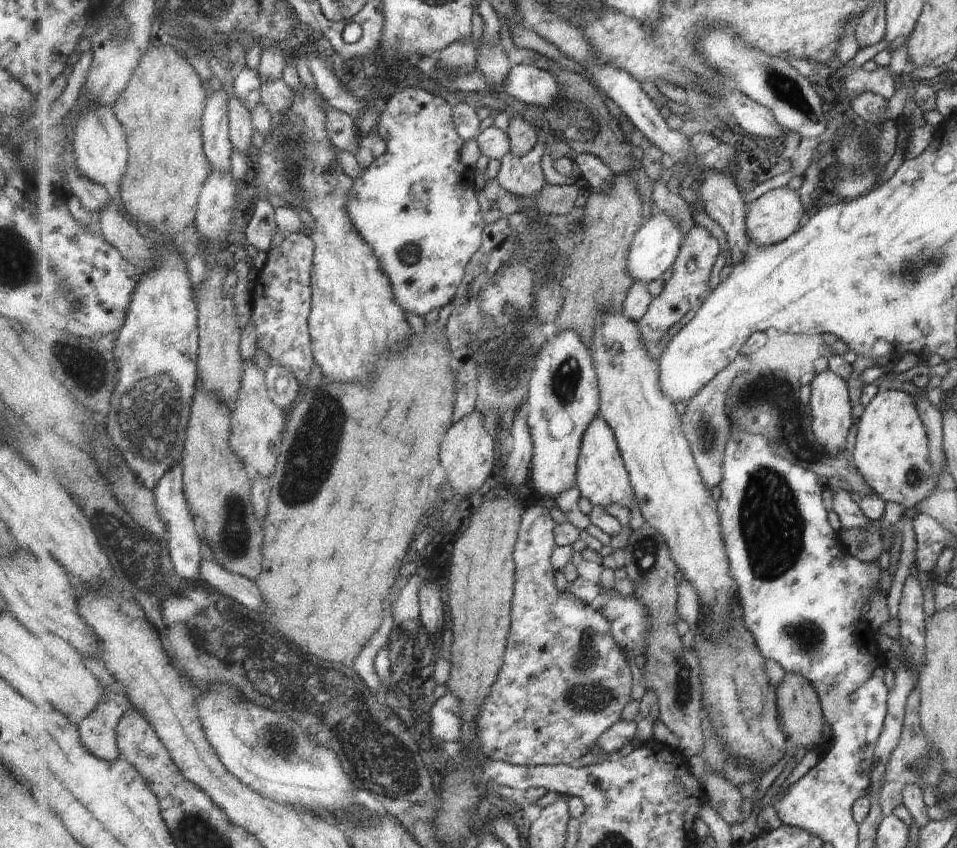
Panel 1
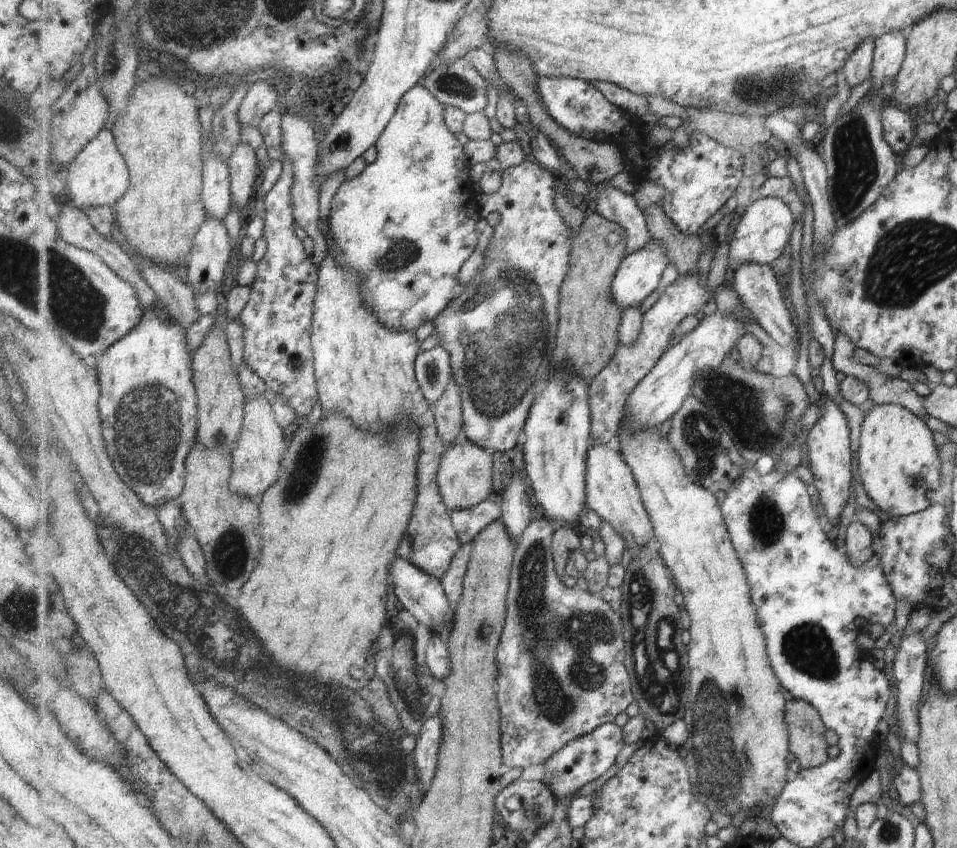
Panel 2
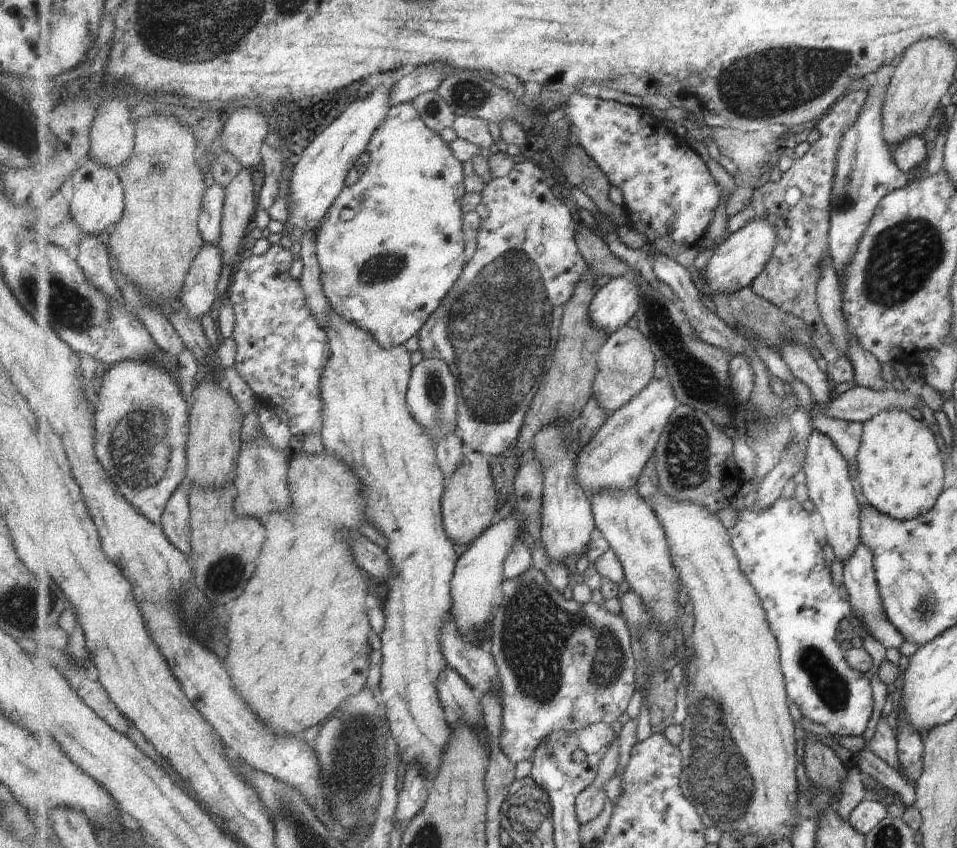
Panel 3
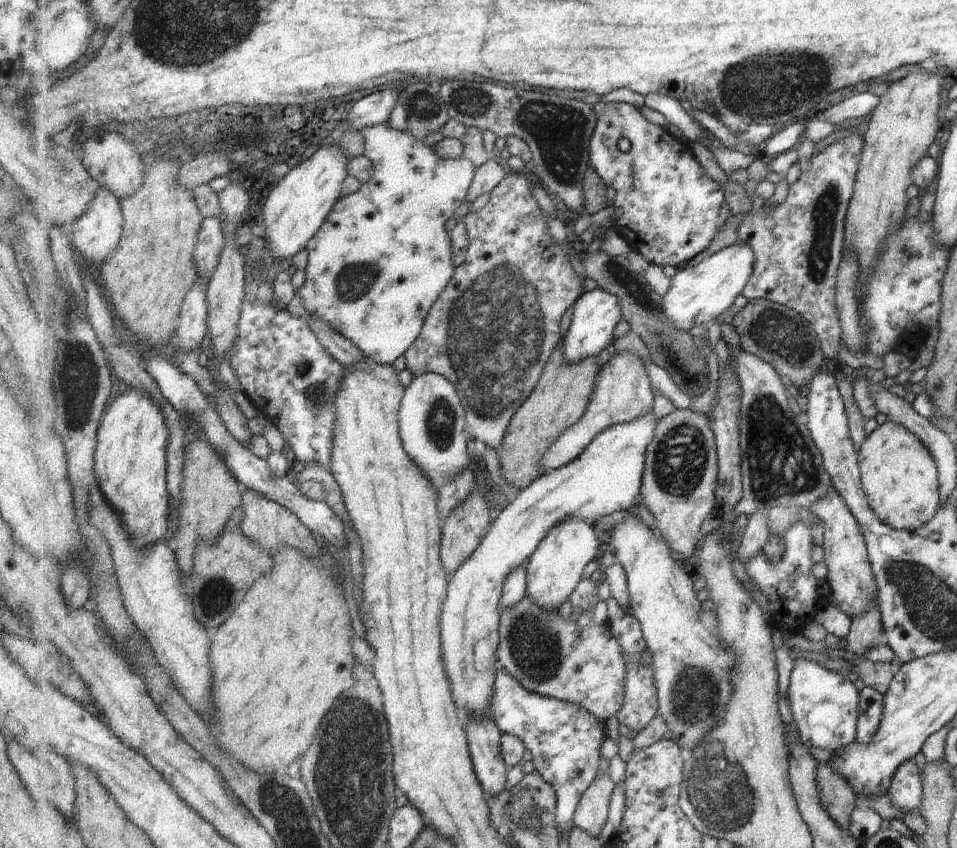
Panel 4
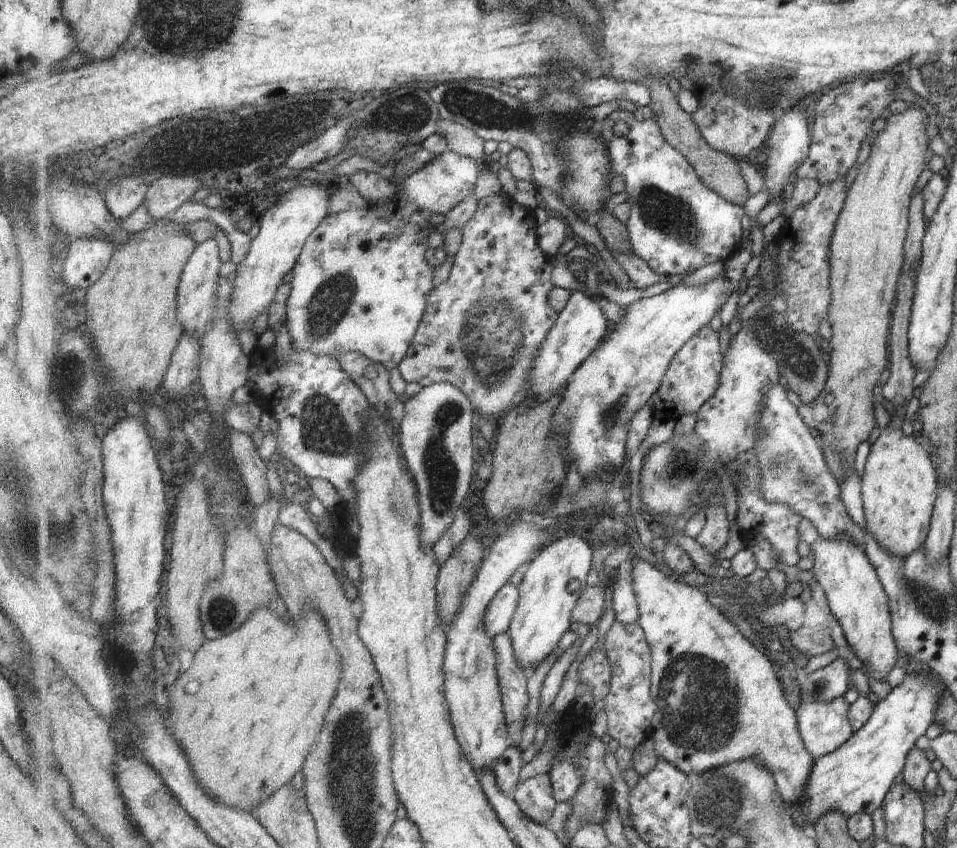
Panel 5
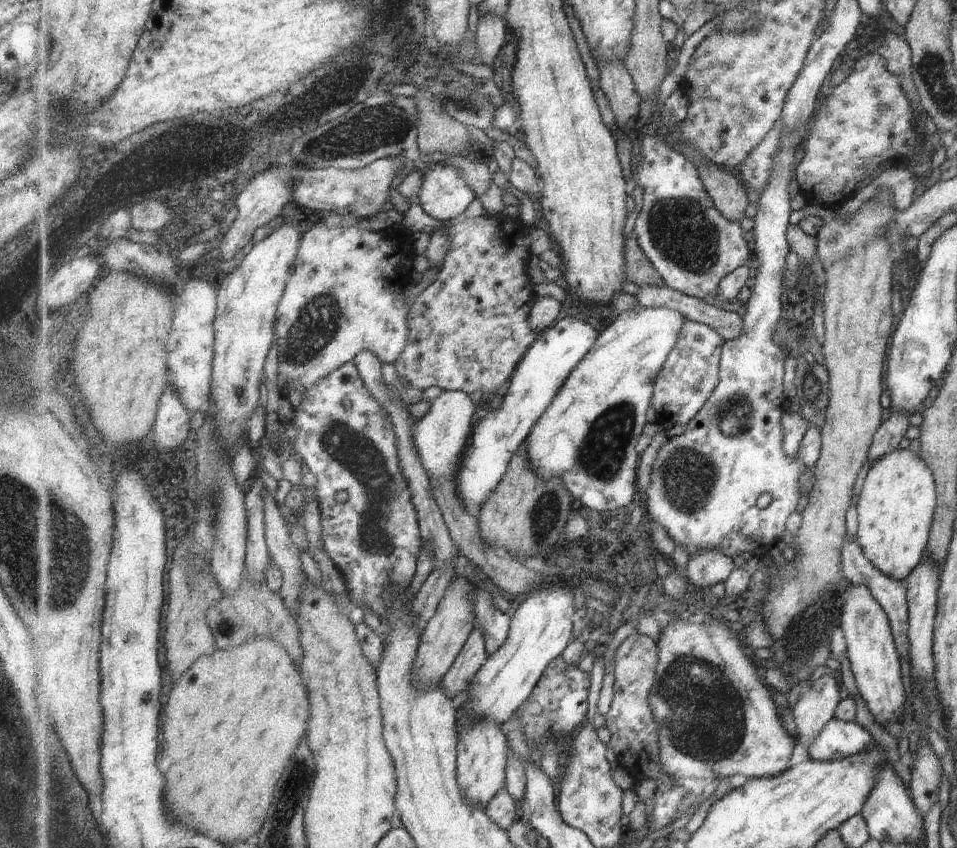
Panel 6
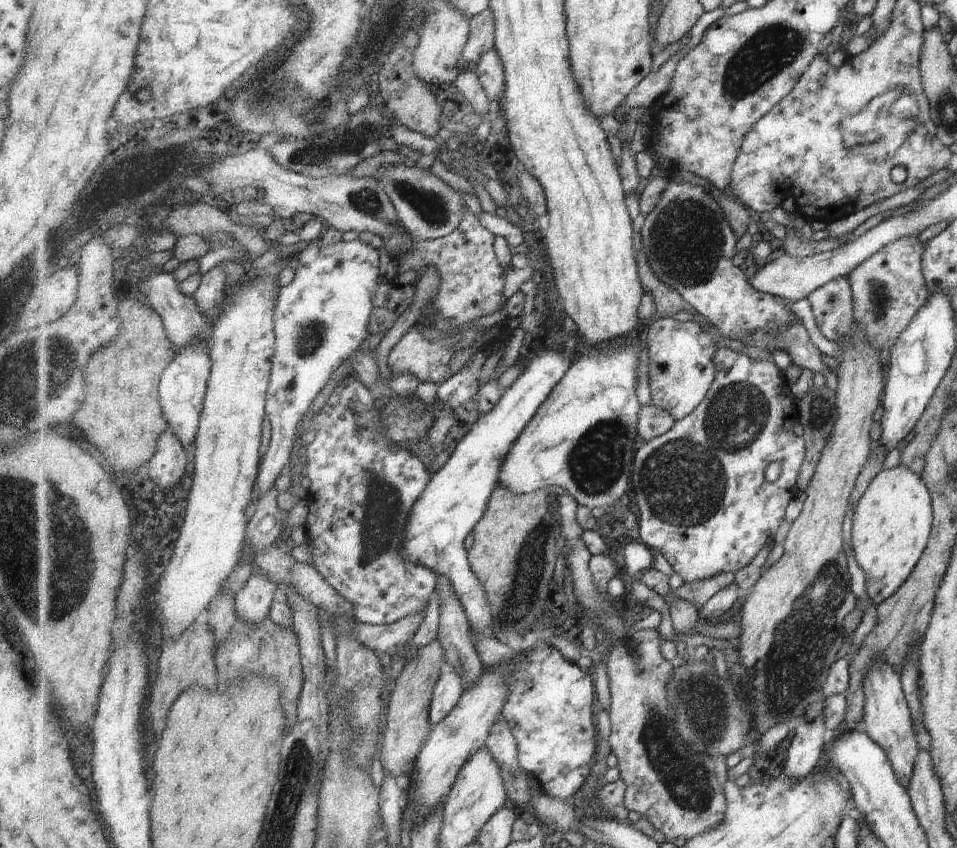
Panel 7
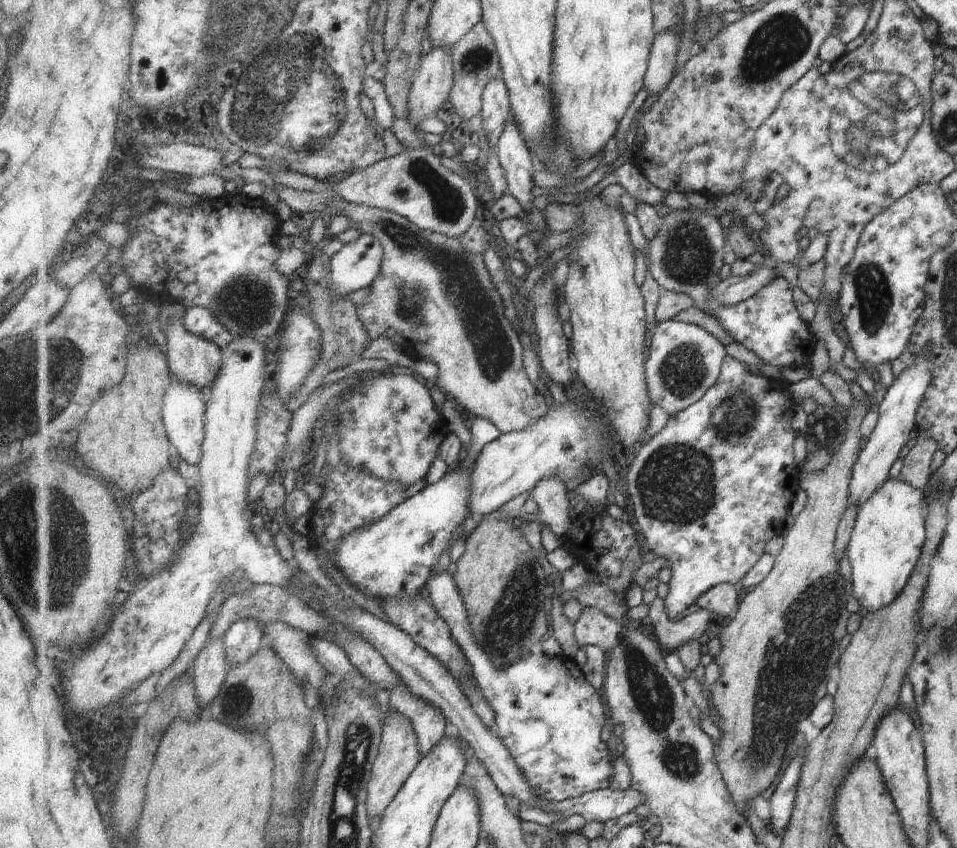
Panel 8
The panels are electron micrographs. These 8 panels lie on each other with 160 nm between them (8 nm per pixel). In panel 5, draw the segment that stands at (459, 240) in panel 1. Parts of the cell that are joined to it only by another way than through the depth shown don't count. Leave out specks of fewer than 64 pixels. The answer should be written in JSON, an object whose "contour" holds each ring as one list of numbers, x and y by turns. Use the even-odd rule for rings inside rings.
{"contour":[[447,151,440,154,431,160,429,164,426,164,419,172,413,172,411,176,397,176,393,179,395,183,403,186,404,191,395,194,393,200,381,204,381,206,375,206,370,204,363,209,357,209,355,207,350,208,347,211,343,211,337,214,331,214,325,217,325,220,312,232,308,238,302,253,300,254,300,260,292,270,290,275,291,291,287,299,287,312,286,312,286,330,291,338,291,346,298,351,311,351,320,357,340,357,342,354,357,351,365,356,368,356,371,360,380,362,387,369,398,368,401,362,404,361,405,355,410,351,412,342,416,337,419,325,421,324,424,312,428,305,428,296,430,292,435,288,433,284,433,265,430,265,425,258,425,253,431,252,429,247,429,234,434,232,434,227,429,222,429,218,433,214,446,215,451,210,459,206,463,200,469,198,473,194,474,189,477,186,477,180,479,180,482,164,479,164,473,158,456,153,455,151]]}

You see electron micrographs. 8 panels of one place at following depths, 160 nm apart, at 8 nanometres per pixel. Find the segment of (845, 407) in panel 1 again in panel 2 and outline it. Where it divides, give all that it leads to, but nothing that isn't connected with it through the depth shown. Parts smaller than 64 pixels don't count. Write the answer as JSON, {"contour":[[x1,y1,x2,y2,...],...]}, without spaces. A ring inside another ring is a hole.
{"contour":[[823,392,816,399,823,408,823,418,809,430,807,435,809,460,806,466,811,466,810,471,815,480,813,485,820,495,820,502,828,524,837,525,849,496,849,478,851,478,849,476,849,430,847,430,843,413,839,412,839,408,831,399,828,399,827,394]]}

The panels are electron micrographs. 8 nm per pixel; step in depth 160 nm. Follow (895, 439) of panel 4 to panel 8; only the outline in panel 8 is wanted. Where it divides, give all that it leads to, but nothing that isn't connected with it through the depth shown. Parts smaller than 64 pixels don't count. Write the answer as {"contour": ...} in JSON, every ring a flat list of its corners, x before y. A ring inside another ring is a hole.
{"contour":[[887,478,858,506,844,552,851,567,849,582,859,609,867,613,883,609,905,586,925,540,922,494,897,478]]}

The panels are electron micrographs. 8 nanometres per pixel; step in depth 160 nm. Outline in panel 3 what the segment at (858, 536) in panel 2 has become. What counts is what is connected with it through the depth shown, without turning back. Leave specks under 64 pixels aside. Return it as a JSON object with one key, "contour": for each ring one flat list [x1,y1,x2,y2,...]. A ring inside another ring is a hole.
{"contour":[[858,545,850,557,851,560,843,561,842,586,847,593,847,602,854,616,854,626,856,630,869,634,873,640,877,640,883,648,896,648,904,642,902,636,891,626,886,619,881,606,881,599,878,595,876,580,874,579,872,556,866,546]]}

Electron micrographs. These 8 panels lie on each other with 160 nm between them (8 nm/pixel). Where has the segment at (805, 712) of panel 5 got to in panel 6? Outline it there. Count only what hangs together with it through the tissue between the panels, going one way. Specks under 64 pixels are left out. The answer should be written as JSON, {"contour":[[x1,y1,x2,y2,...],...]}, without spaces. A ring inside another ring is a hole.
{"contour":[[829,720,810,746,809,758,816,761,838,761,865,753,874,746,871,736,854,721]]}

